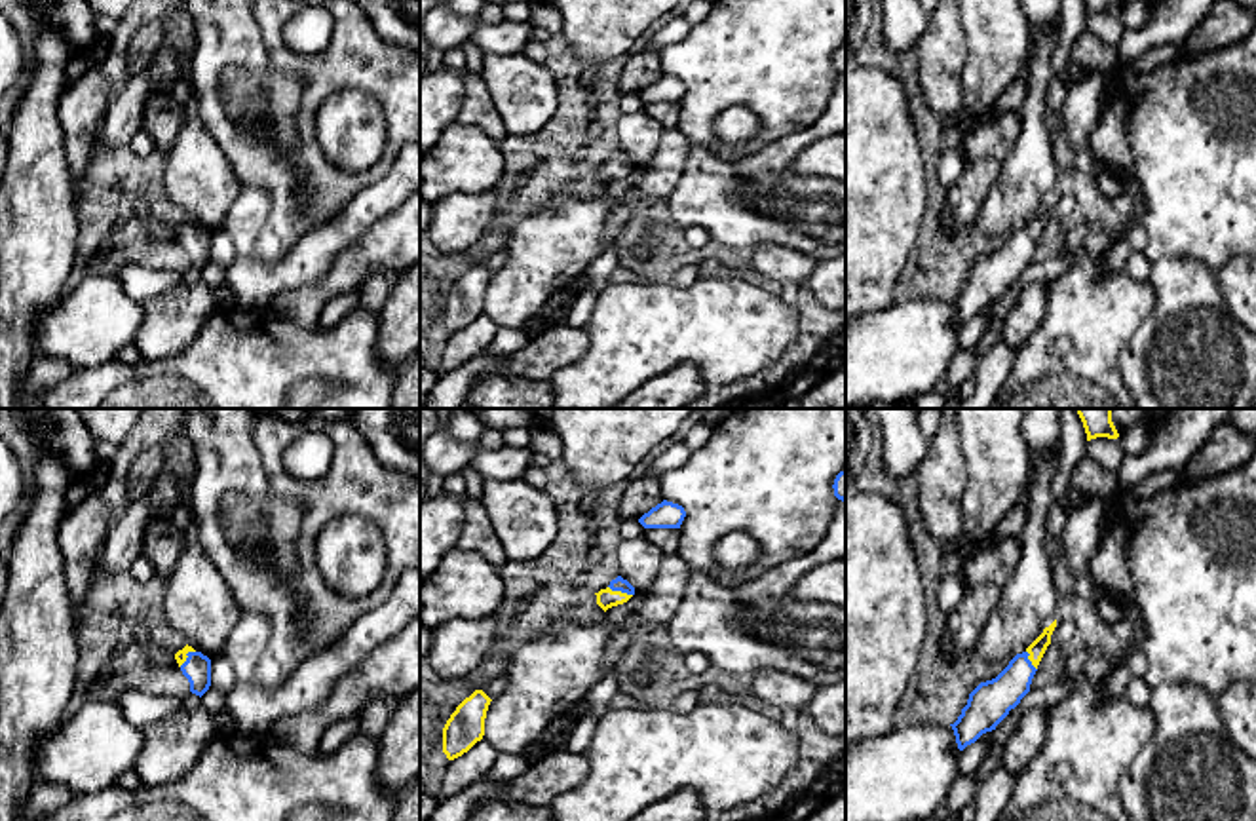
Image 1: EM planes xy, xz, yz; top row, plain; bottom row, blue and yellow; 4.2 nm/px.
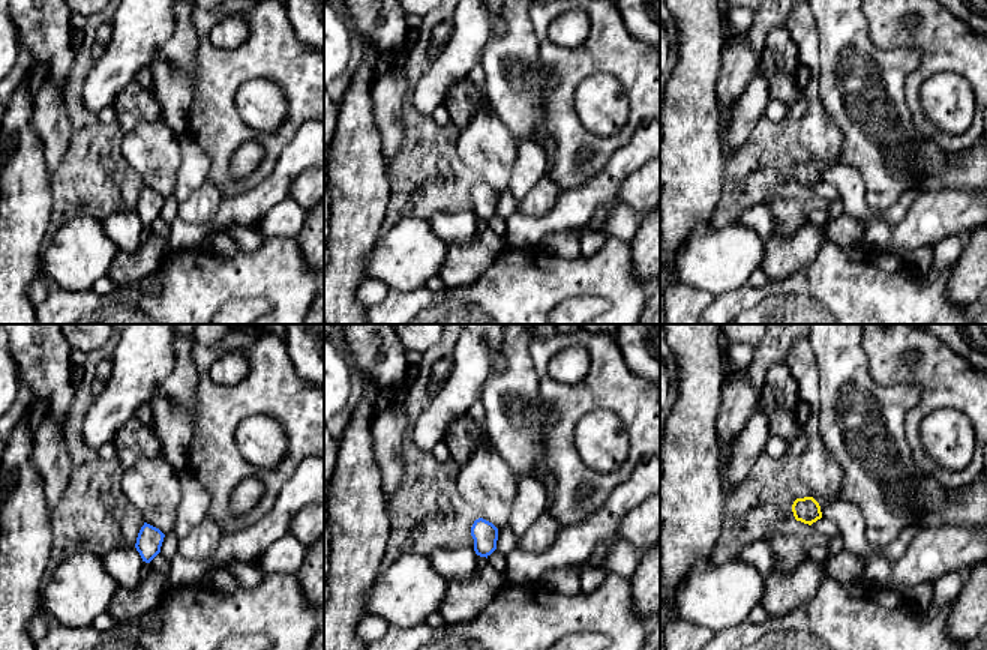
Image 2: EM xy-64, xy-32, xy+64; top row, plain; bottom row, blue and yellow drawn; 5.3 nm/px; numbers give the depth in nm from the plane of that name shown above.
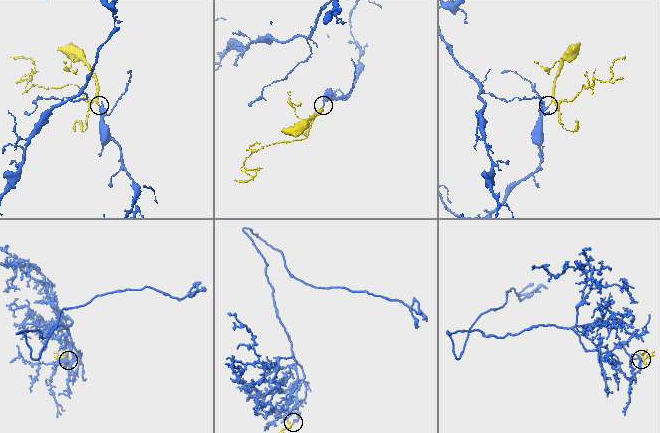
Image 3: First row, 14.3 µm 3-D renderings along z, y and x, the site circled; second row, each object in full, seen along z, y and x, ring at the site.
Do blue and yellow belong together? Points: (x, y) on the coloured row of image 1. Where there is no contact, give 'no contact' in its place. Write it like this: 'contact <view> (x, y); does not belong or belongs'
contact xz (620, 590); belongs

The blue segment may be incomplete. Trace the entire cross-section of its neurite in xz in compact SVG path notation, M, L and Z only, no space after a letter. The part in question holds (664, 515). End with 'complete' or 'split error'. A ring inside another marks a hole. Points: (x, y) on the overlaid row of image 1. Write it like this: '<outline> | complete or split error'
M663 500L648 513L644 513L638 523L644 528L680 528L686 511L682 506Z | complete

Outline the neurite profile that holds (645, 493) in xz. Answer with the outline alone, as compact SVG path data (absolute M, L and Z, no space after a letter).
M648 471L646 475L635 479L621 502L618 506L621 521L635 519L638 521L644 513L663 502L659 475Z

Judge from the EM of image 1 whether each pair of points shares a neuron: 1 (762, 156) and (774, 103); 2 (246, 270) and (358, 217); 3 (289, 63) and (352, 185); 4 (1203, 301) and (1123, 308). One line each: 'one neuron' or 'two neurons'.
1: two neurons
2: one neuron
3: one neuron
4: two neurons

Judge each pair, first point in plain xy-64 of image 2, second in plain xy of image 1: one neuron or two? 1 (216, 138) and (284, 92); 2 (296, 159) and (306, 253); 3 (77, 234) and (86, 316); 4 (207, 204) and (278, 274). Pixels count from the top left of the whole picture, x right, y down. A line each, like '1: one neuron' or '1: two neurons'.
1: two neurons
2: one neuron
3: one neuron
4: two neurons

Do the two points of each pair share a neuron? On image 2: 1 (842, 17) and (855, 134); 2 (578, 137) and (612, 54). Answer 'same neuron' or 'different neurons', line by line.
1: same neuron
2: same neuron

